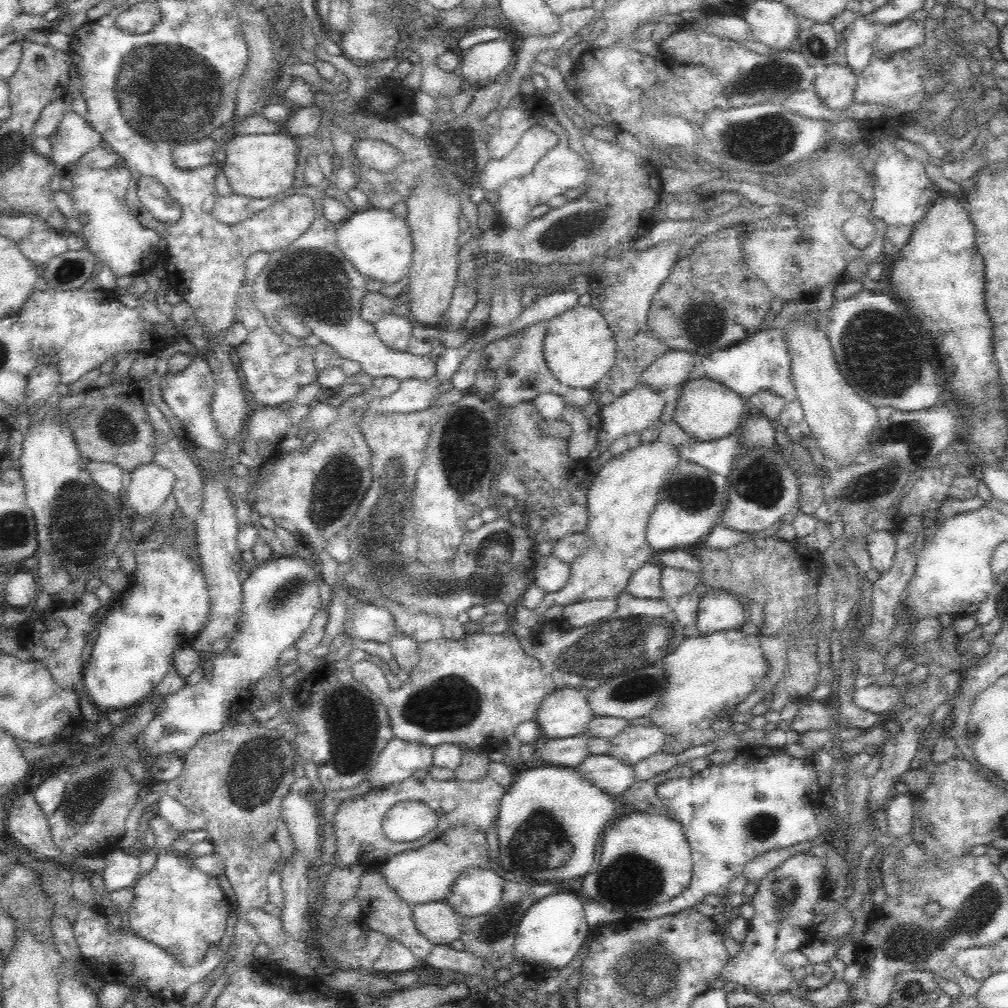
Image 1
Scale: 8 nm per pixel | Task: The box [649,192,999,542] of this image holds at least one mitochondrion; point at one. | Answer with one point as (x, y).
(877, 353)

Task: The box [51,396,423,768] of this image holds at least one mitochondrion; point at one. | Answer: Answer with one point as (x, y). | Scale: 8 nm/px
(382, 538)

